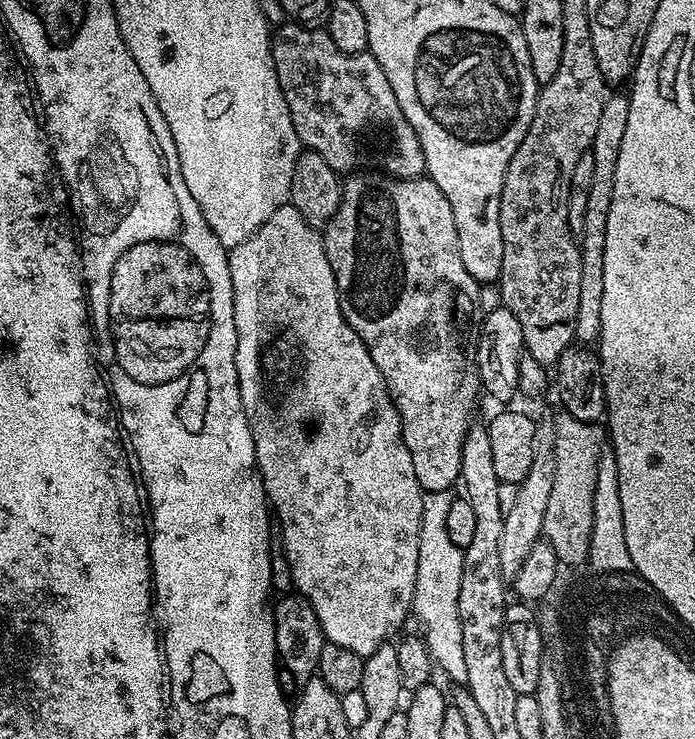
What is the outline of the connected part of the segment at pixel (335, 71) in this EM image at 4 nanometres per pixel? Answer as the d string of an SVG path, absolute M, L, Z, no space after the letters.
M285 22L272 36L272 57L294 130L307 151L322 154L338 174L372 169L398 180L415 180L425 175L422 142L418 142L414 126L410 126L406 114L402 114L398 98L394 98L394 90L390 90L390 81L382 74L382 66L378 66L371 52L342 54L323 27Z

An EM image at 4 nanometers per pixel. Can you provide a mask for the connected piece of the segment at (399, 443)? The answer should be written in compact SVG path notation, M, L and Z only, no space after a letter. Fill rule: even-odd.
M291 202L274 210L274 214L266 218L266 222L253 236L231 249L228 253L228 265L234 294L234 326L238 334L236 369L240 397L246 410L246 418L250 422L256 464L260 467L264 493L268 495L268 503L275 519L276 516L280 519L278 535L284 542L284 553L290 562L295 591L308 600L314 614L318 614L325 641L336 643L366 658L385 647L401 631L399 628L403 626L404 619L412 612L412 599L416 593L418 538L422 526L425 491L418 486L414 462L410 462L410 450L406 450L406 442L402 438L400 415L382 374L378 374L378 366L374 366L374 358L370 358L370 350L364 345L362 338L354 334L350 322L346 322L342 314L338 286L334 282L334 270L330 270L330 258L326 258L323 235L312 228L306 218L302 218L302 214L298 214Z

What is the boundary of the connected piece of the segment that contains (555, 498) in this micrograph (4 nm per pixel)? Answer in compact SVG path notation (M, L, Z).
M562 412L554 420L554 482L548 510L544 516L542 536L555 550L559 563L573 566L589 556L593 530L594 485L597 464L606 442L605 429L599 423L586 423Z

